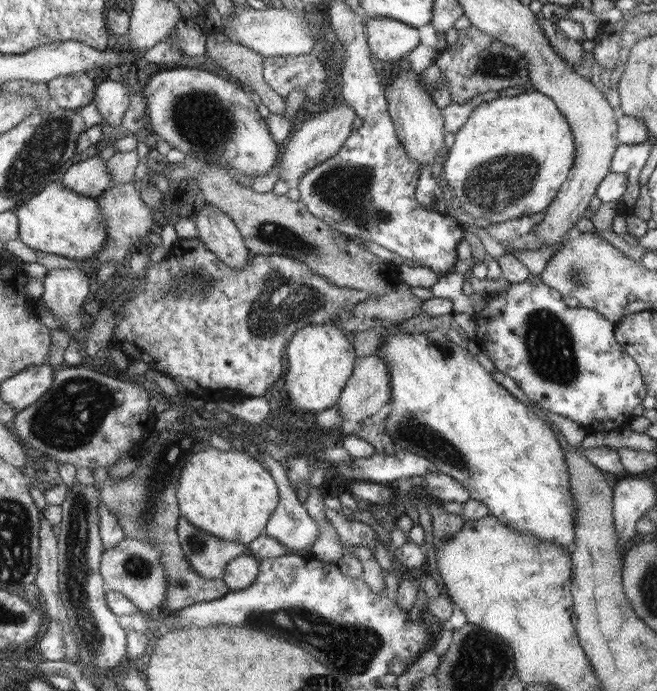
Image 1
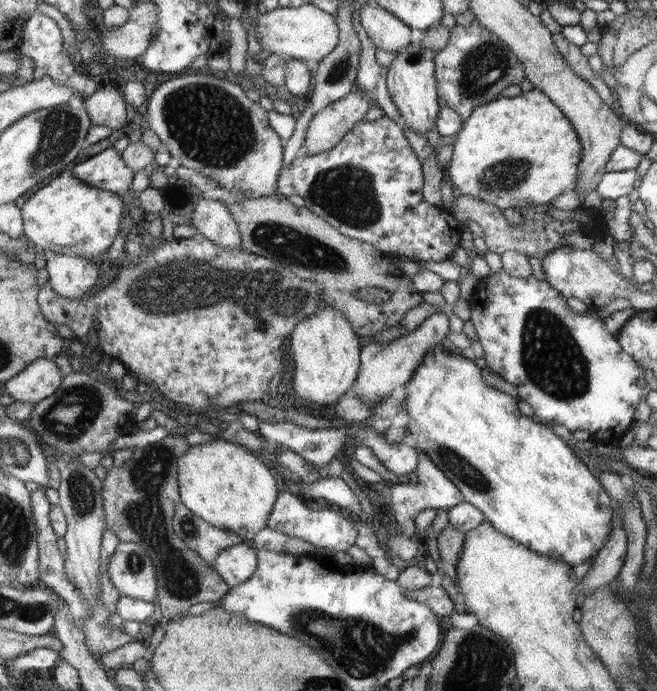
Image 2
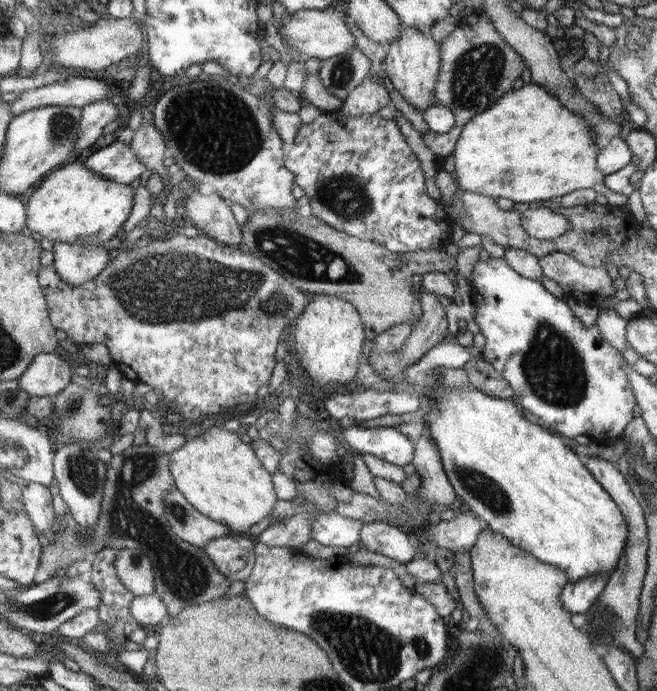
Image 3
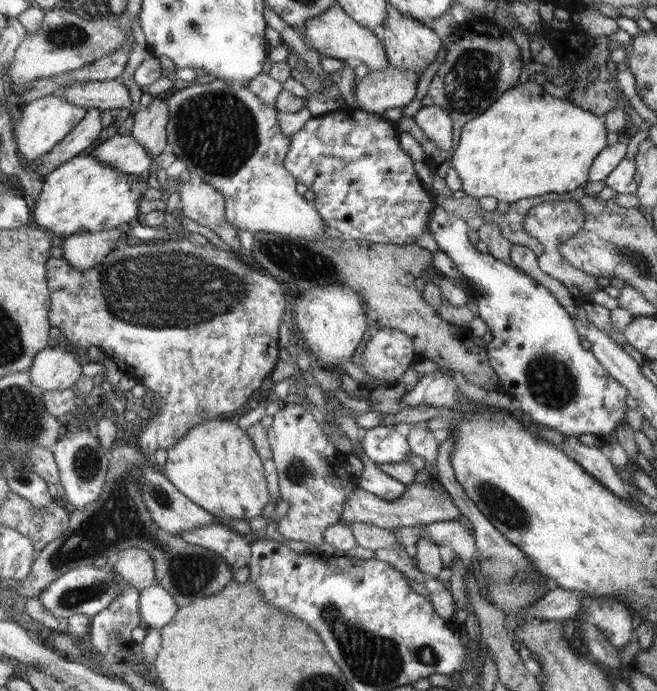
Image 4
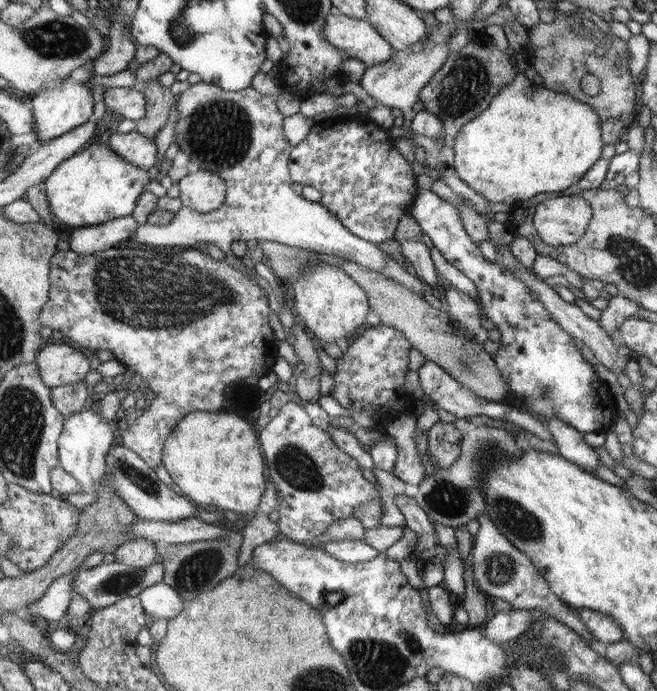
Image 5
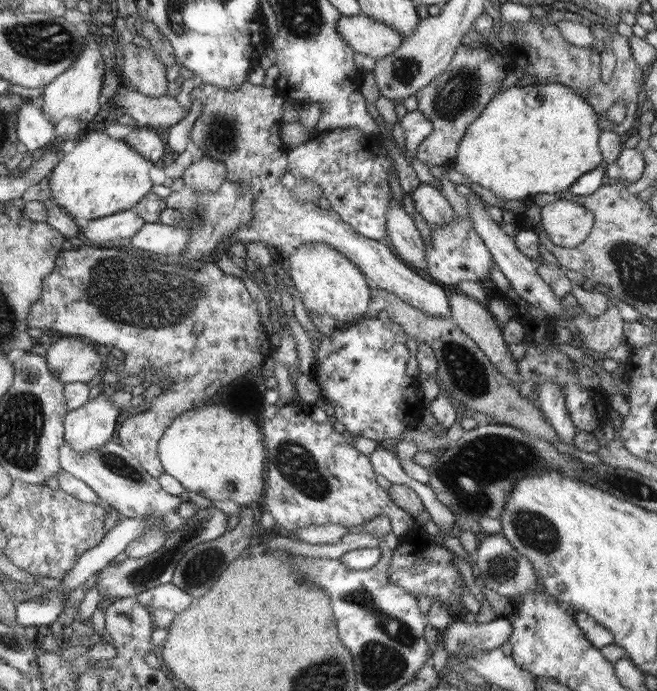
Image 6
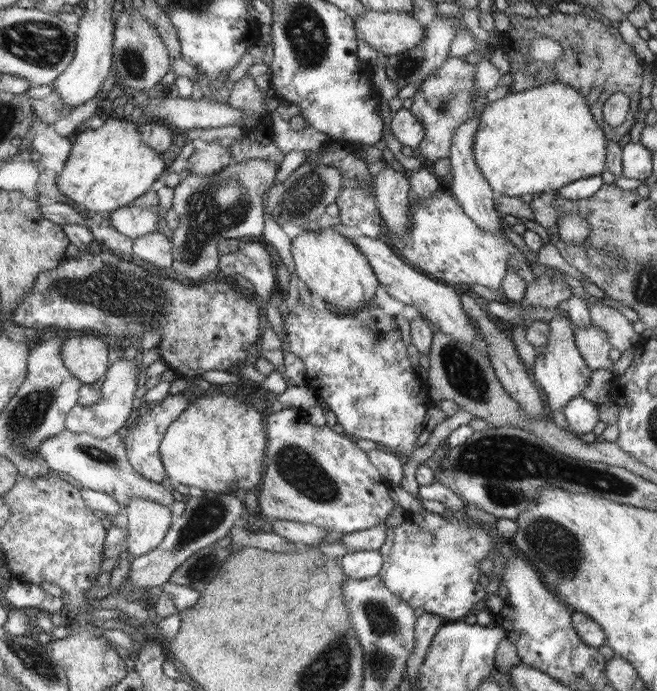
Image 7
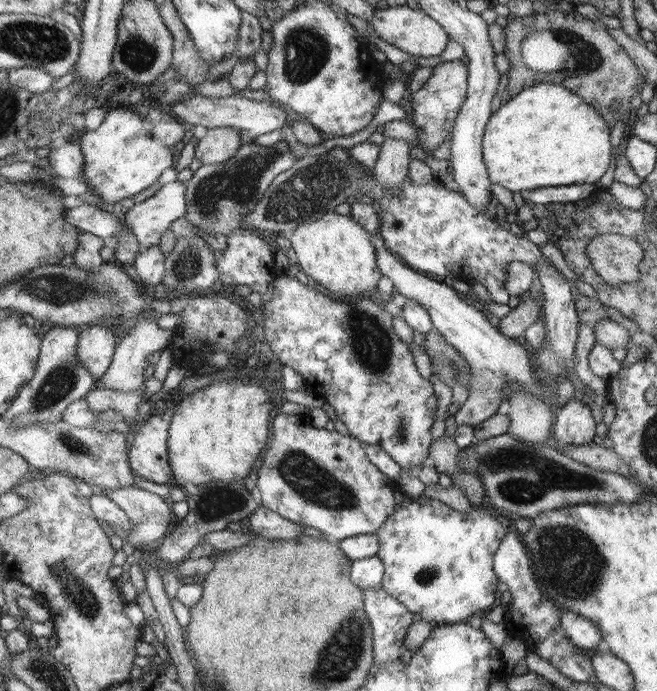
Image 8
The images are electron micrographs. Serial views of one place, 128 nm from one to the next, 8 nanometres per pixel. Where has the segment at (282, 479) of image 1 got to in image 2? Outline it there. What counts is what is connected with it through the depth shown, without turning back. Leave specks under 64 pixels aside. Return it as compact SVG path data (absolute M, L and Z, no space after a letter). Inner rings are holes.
M282 490L277 498L276 505L270 513L267 528L276 530L286 536L301 538L312 546L320 548L331 548L336 551L348 550L356 544L356 536L359 531L354 527L352 520L333 507L328 507L316 512L310 510L306 504L300 502L300 498L288 490Z

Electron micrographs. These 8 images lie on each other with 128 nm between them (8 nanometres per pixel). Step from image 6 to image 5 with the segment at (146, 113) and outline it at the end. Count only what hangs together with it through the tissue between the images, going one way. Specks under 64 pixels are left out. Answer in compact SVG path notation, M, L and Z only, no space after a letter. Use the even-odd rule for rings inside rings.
M109 87L102 94L107 110L118 112L128 120L140 120L146 112L146 98L134 88Z

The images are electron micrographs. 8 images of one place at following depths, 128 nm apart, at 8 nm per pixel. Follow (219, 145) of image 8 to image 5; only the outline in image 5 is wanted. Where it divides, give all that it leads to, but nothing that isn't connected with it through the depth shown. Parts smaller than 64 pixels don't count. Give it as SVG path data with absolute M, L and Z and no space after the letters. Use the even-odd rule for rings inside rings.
M209 170L189 173L178 183L182 208L200 213L220 209L228 197L225 179Z

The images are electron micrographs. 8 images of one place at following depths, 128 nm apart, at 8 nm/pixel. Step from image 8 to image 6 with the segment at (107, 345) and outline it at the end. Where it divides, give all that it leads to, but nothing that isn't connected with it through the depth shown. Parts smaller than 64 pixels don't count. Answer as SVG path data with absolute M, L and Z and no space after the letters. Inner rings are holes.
M64 337L53 342L46 350L46 363L49 364L50 371L64 384L94 384L104 368L101 352L99 346L86 340Z

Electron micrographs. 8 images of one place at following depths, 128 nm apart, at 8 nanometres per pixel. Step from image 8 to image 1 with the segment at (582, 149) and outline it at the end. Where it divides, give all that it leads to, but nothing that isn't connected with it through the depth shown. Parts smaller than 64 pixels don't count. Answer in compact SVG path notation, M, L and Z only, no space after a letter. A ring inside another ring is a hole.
M534 90L512 98L496 98L476 107L464 126L455 132L455 142L443 160L441 177L464 212L493 225L545 212L557 196L558 189L568 180L575 160L576 140L572 140L568 119L548 95Z

